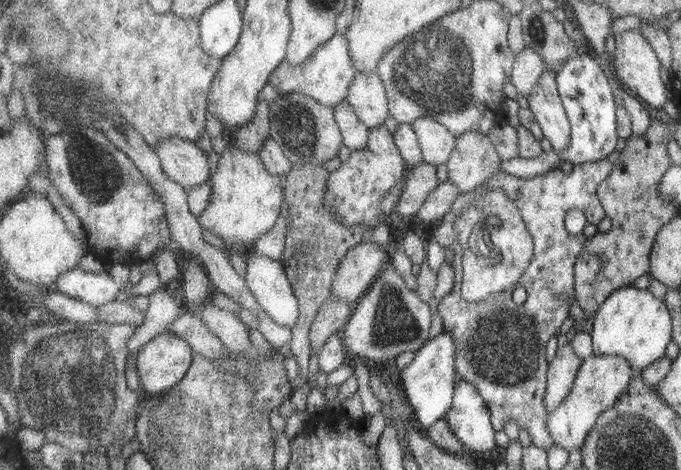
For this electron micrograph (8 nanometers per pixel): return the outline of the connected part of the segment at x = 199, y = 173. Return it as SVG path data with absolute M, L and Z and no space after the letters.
M177 135L159 142L155 146L155 152L161 157L163 171L175 182L186 189L189 187L205 185L211 176L211 162L209 156L197 146L196 140L185 139Z

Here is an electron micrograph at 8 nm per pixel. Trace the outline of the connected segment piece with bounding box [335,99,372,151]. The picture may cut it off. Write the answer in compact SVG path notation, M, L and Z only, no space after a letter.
M345 99L335 107L336 121L344 135L344 144L351 150L363 150L367 148L372 129L368 127L358 116L353 106Z

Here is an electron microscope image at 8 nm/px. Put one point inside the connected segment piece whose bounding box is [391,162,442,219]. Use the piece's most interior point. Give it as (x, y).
(423, 180)

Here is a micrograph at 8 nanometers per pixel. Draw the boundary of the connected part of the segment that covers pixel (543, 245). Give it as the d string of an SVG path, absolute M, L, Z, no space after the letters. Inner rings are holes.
M603 159L599 162L576 164L569 174L565 174L559 168L550 172L549 175L536 178L518 178L516 175L508 174L502 170L489 179L486 184L457 196L453 208L444 216L440 226L432 235L440 246L451 248L454 254L454 260L451 262L455 272L453 288L439 301L438 313L443 320L443 331L451 333L456 342L456 367L459 378L462 381L472 383L482 394L482 398L491 410L492 424L496 430L503 430L509 420L514 420L520 429L527 430L533 445L547 451L556 446L554 437L548 429L550 413L546 404L546 396L548 394L550 362L547 360L547 344L553 336L558 335L563 322L570 316L569 308L571 305L569 305L567 298L576 300L576 260L587 248L585 234L571 234L568 227L565 226L565 218L570 210L581 209L590 224L599 226L599 223L605 218L606 212L597 190L600 184L612 174L615 166L616 164L613 164L611 160ZM493 190L503 191L521 209L521 214L528 222L529 231L533 235L533 241L536 242L535 256L517 284L503 290L503 292L490 295L486 300L469 302L462 295L463 245L459 243L455 222L459 220L461 212L465 212L469 206L473 206L483 194ZM517 286L523 286L527 292L526 300L522 304L517 304L513 300L513 289Z

